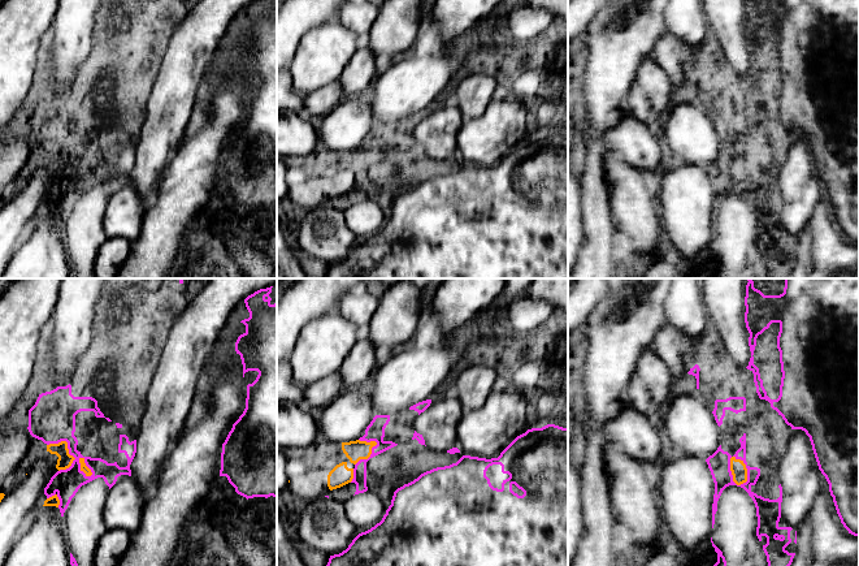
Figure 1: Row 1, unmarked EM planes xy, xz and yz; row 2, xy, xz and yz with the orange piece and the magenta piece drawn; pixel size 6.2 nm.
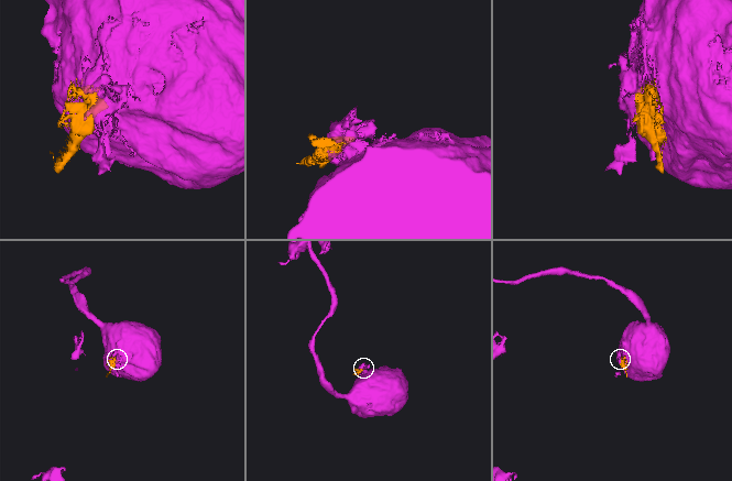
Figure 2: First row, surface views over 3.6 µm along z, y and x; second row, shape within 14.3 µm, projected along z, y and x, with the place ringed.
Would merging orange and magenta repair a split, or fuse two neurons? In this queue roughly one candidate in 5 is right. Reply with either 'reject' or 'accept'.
reject

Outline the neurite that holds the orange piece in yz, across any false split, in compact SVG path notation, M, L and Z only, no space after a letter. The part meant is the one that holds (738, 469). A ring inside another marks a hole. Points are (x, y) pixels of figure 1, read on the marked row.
M736 457L730 458L730 471L733 475L733 481L737 485L741 485L747 481L747 468L743 461L737 459Z

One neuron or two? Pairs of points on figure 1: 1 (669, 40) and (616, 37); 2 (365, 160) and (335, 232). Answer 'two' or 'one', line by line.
1: two
2: two

